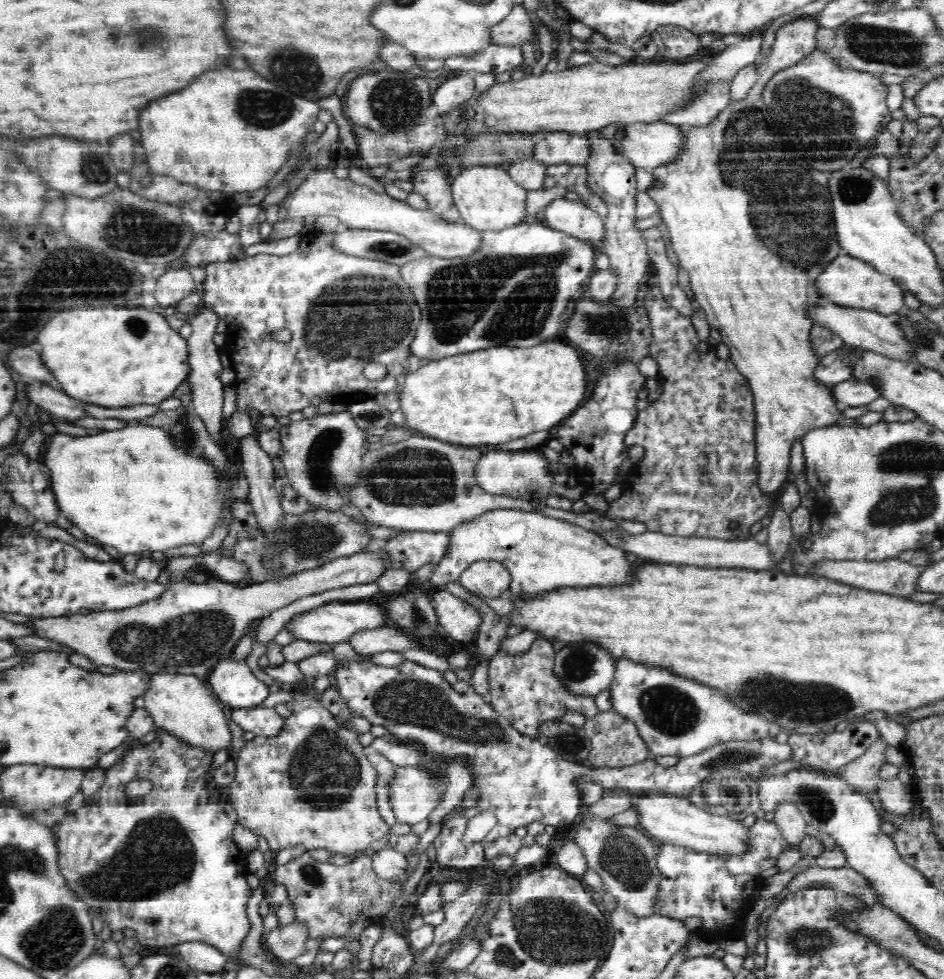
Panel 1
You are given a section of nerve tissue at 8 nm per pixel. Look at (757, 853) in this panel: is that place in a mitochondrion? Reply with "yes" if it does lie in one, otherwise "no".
no

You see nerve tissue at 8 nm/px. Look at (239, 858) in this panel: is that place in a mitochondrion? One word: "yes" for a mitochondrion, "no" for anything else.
no

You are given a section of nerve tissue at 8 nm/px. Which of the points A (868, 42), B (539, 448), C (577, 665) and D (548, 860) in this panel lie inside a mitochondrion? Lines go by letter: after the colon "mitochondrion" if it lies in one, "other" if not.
A: mitochondrion
B: other
C: mitochondrion
D: other

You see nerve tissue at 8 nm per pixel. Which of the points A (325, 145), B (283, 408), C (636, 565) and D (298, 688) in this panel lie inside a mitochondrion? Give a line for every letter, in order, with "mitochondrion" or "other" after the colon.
A: other
B: other
C: other
D: other

